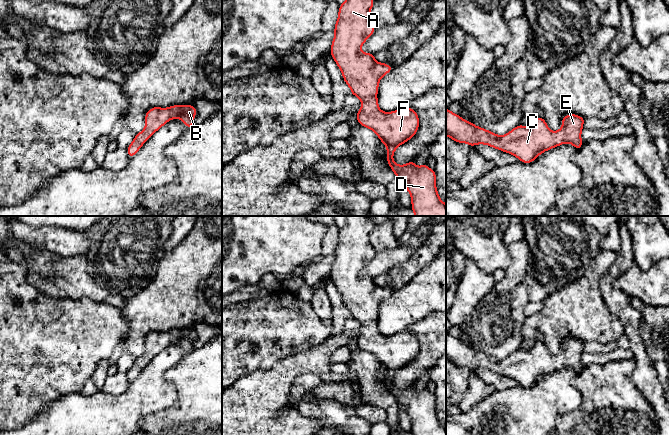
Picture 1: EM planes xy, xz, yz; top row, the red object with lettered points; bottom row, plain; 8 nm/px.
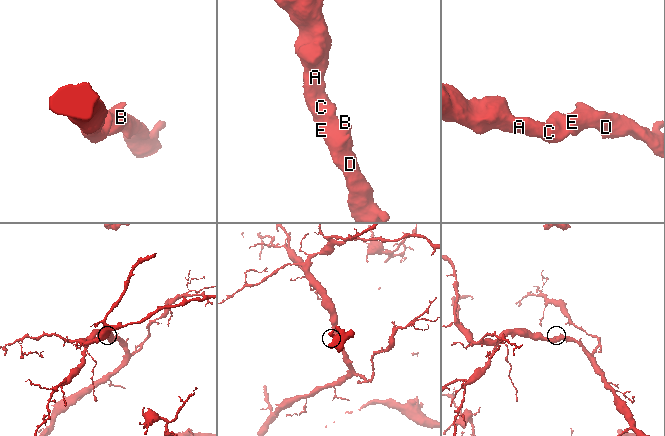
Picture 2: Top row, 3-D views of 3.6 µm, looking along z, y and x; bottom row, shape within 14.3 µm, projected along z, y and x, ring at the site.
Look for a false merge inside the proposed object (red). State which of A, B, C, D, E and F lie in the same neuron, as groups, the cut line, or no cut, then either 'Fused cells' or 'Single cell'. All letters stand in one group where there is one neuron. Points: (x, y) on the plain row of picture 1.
Groups: A B C D E F. No split. Single cell

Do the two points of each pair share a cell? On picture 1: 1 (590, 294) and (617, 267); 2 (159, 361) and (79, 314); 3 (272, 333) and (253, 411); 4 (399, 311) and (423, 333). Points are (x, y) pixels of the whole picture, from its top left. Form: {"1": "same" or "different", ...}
{"1": "different", "2": "different", "3": "different", "4": "different"}

